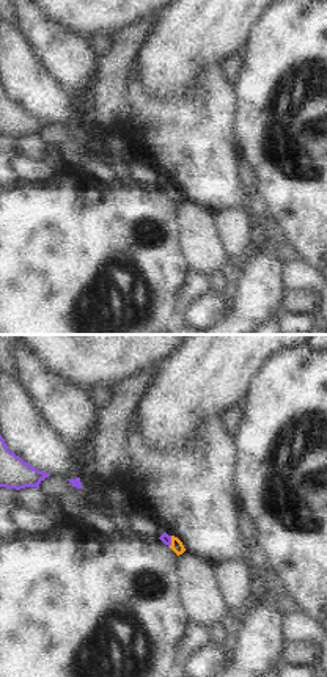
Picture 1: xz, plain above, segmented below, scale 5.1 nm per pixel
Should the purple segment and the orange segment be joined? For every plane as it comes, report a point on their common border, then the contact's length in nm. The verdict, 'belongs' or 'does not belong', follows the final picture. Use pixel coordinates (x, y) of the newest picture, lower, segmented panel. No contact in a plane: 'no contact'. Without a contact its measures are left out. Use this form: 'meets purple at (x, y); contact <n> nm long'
meets purple at (170, 541); contact 60 nm long

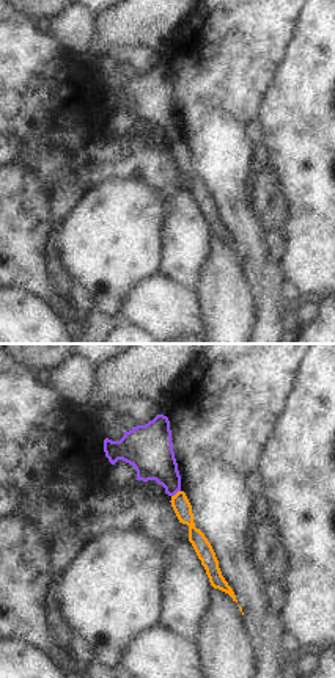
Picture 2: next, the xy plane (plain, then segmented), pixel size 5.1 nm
meets purple at (175, 493); contact 60 nm long

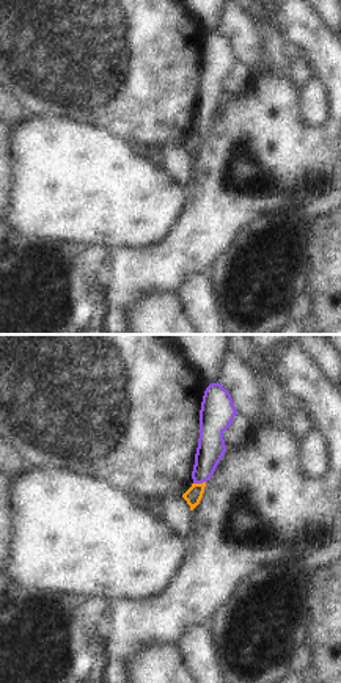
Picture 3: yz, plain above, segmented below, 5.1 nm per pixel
meets purple at (198, 482); contact 70 nm long

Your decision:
belongs

